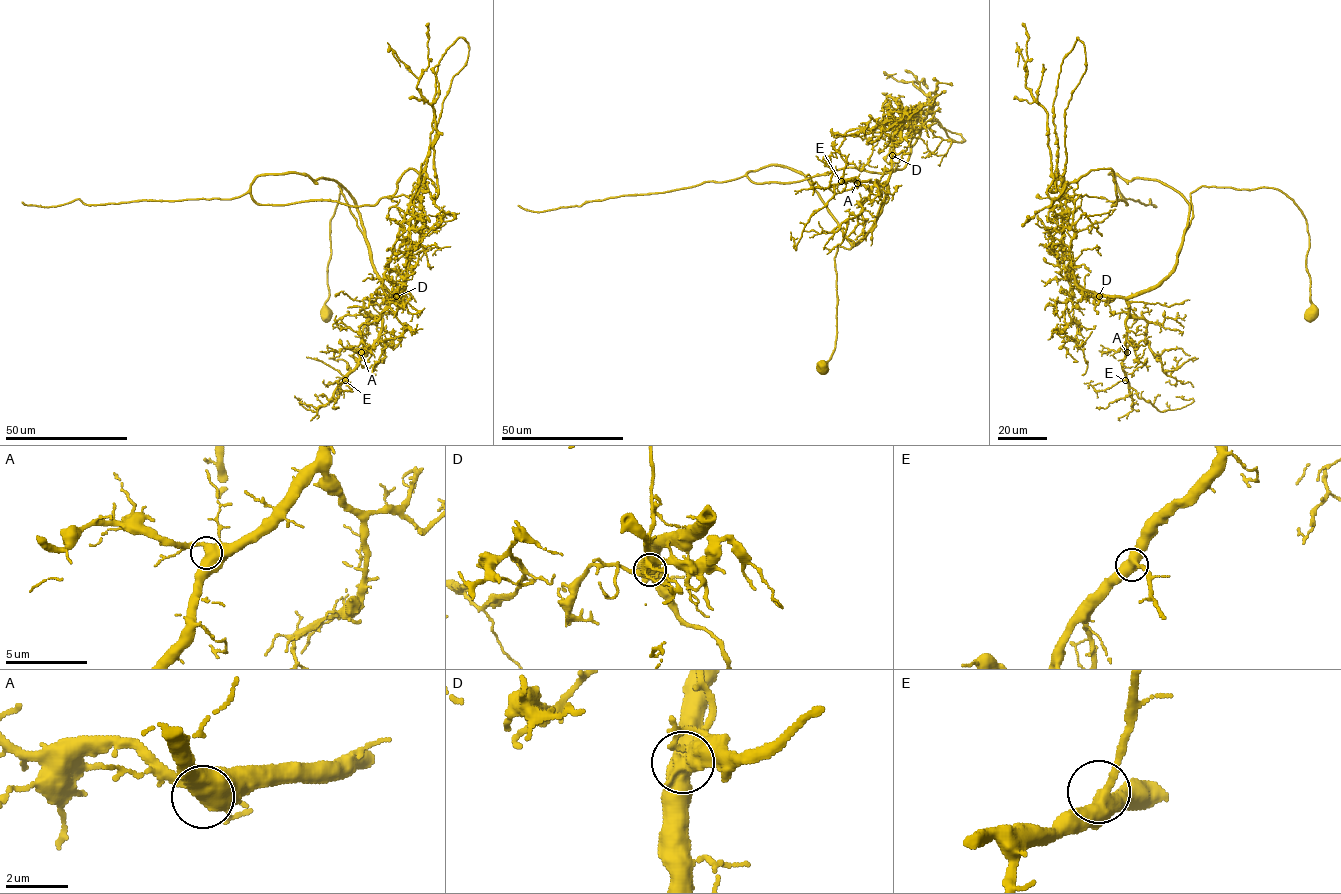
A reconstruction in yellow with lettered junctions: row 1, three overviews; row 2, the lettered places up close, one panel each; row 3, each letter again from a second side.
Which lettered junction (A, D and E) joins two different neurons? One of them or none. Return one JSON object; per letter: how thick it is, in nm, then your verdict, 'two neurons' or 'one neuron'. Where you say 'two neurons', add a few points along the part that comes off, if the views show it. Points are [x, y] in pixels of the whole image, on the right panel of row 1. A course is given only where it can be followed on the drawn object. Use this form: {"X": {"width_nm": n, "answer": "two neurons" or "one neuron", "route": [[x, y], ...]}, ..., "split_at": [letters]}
{"A": {"width_nm": 500, "answer": "one neuron"}, "D": {"width_nm": 500, "answer": "two neurons", "route": [[1099, 296], [1080, 290], [1064, 267], [1062, 254], [1065, 109], [1086, 68], [1085, 46], [1078, 37]]}, "E": {"width_nm": 440, "answer": "one neuron"}, "split_at": ["D"]}

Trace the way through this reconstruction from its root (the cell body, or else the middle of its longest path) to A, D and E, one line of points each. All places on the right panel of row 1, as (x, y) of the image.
A: (1312, 314), (1300, 208), (1274, 188), (1201, 186), (1190, 194), (1176, 267), (1128, 299), (1127, 352)
D: (1312, 314), (1306, 220), (1265, 187), (1199, 186), (1176, 267), (1133, 296), (1099, 296)
E: (1312, 314), (1300, 208), (1274, 188), (1201, 186), (1190, 194), (1176, 267), (1128, 299), (1125, 380)

